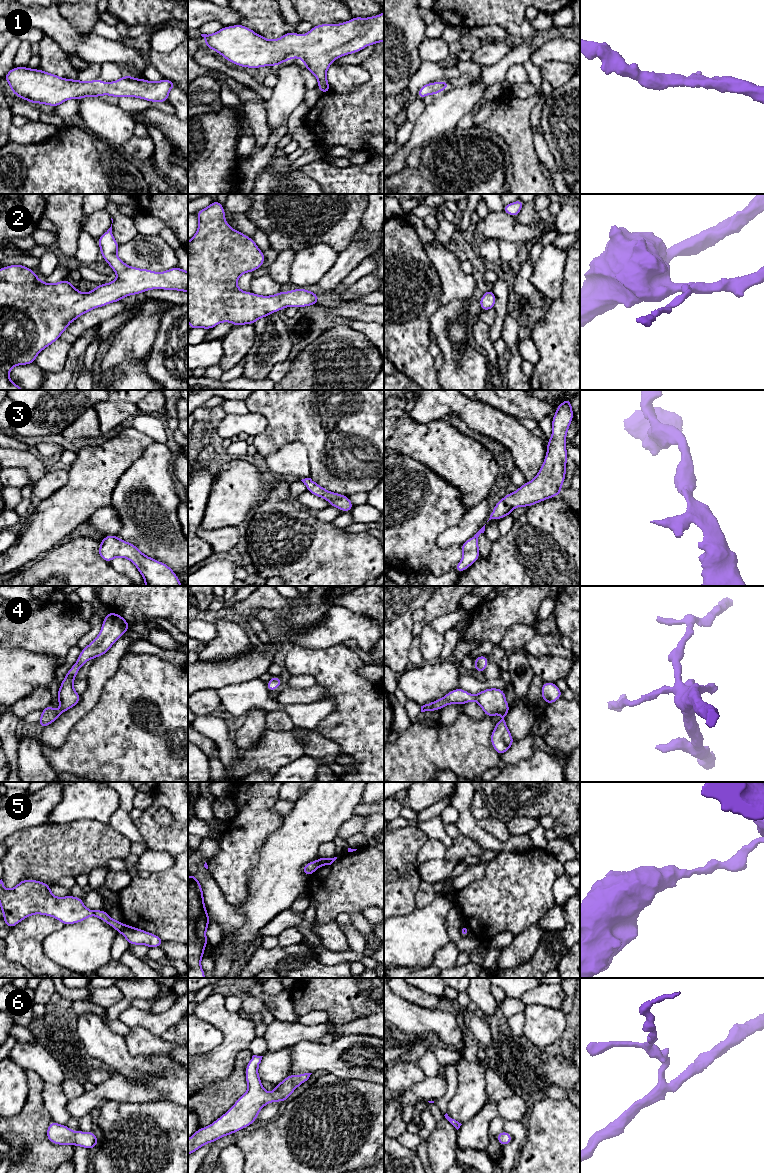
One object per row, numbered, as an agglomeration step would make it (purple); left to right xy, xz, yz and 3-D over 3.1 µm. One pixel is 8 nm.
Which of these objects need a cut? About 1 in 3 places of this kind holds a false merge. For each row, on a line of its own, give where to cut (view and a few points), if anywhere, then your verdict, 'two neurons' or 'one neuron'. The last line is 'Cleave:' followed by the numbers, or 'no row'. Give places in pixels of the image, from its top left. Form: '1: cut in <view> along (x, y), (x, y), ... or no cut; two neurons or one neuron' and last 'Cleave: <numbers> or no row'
1: no cut; one neuron
2: no cut; one neuron
3: no cut; one neuron
4: no cut; one neuron
5: cut in xy along (125, 925), (120, 932); two neurons
6: no cut; one neuron
Cleave: 5

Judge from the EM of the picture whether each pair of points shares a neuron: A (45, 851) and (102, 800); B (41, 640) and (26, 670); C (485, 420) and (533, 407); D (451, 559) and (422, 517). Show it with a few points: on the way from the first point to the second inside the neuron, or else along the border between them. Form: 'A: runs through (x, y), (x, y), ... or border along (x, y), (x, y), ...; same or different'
A: border along (104, 823), (98, 820), (78, 819), (58, 824); different
B: border along (11, 648), (22, 648), (46, 655); different
C: border along (487, 403), (514, 416), (519, 421); different
D: runs through (439, 552), (422, 534), (422, 529); same

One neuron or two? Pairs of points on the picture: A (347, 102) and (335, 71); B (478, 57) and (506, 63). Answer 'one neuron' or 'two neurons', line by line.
A: two neurons
B: two neurons

